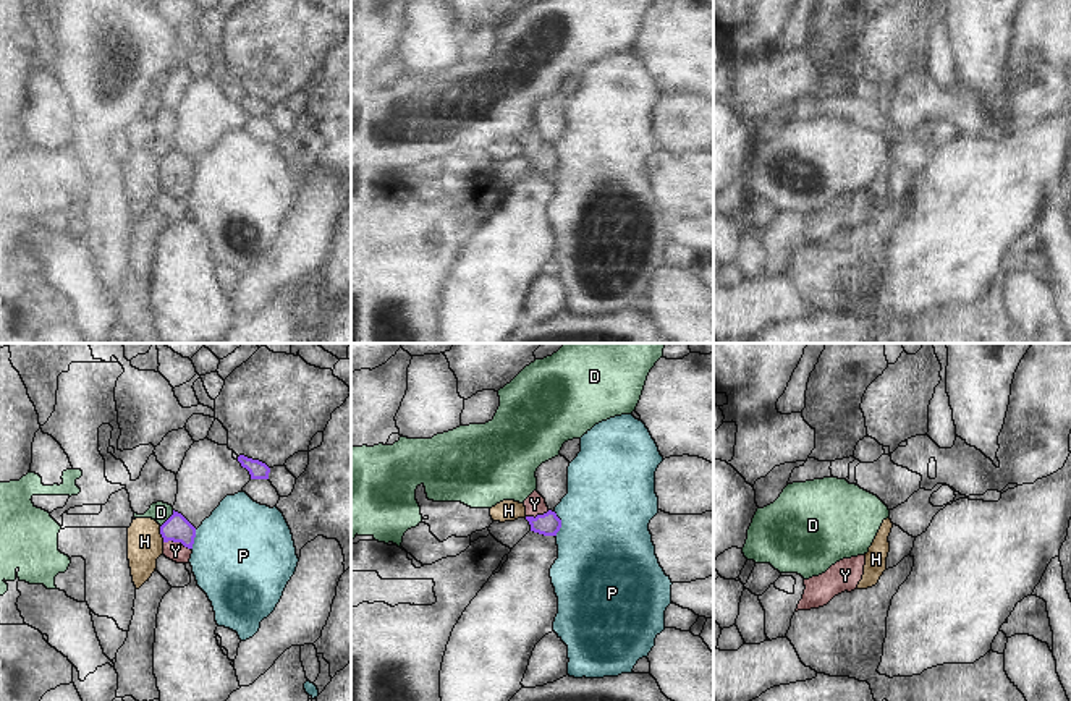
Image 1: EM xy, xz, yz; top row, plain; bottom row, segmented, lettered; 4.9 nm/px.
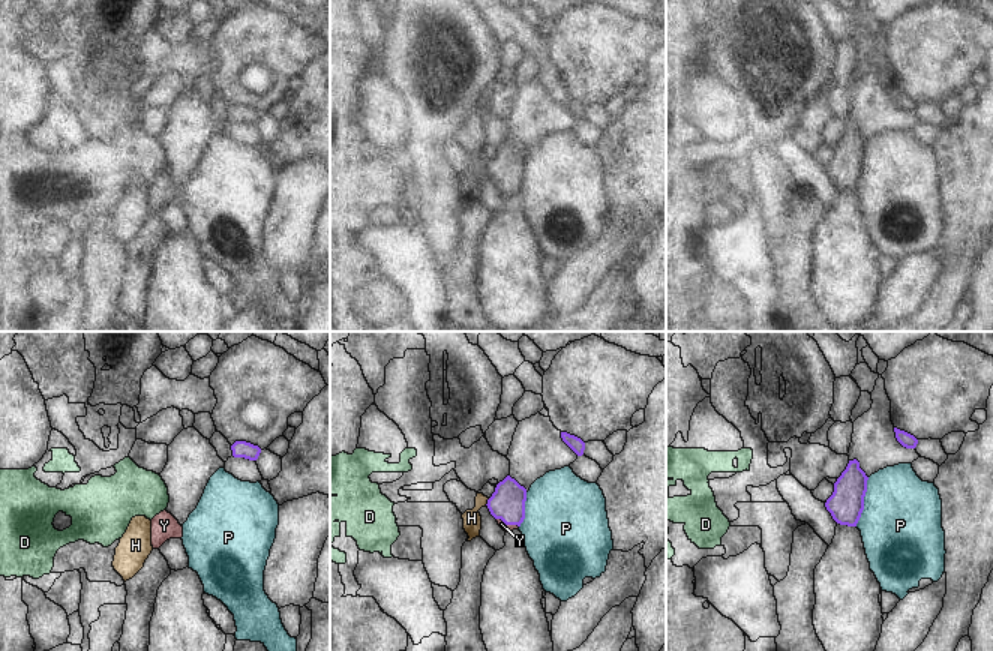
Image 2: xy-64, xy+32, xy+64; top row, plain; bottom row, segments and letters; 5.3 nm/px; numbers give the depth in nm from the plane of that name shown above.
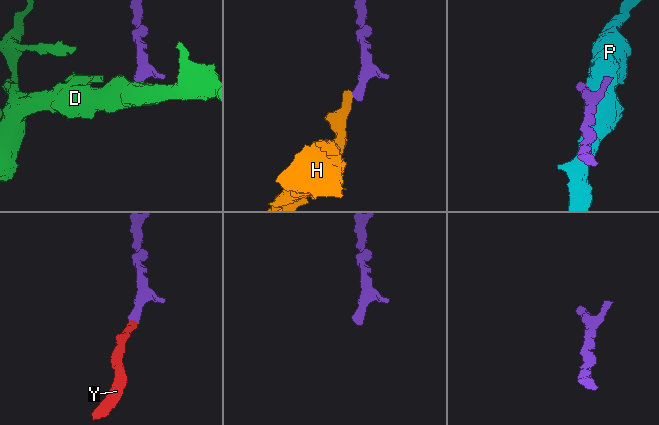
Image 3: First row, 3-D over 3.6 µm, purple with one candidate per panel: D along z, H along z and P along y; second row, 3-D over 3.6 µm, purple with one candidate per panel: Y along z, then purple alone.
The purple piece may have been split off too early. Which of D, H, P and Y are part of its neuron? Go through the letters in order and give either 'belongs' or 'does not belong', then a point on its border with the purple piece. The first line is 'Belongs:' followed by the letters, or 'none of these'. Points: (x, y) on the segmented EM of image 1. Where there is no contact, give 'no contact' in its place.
Belongs: Y
D: does not belong | xy (169, 518)
H: does not belong | xy (160, 533)
P: does not belong | xz (560, 525)
Y: belongs | xy (177, 541)

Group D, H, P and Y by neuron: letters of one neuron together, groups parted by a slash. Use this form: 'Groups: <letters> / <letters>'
Groups: D / H / P / Y.

